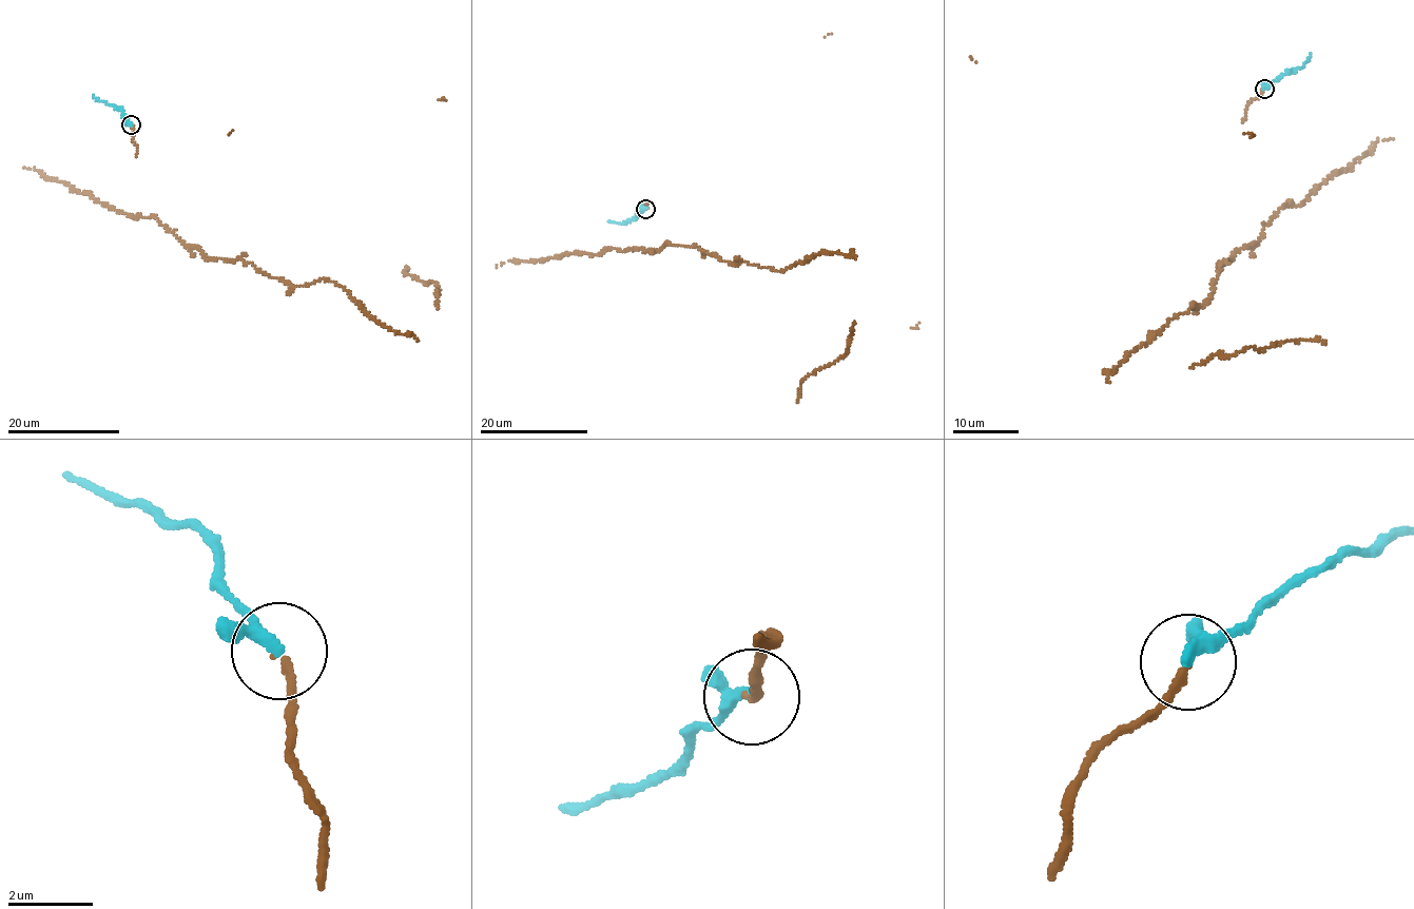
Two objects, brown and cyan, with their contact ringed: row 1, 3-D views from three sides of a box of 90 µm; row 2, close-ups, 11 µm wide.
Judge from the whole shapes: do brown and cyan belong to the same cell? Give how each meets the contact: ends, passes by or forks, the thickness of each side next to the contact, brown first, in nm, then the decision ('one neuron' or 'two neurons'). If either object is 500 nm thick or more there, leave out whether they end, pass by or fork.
brown ends | cyan passes by | 190/220 nm | one neuron

